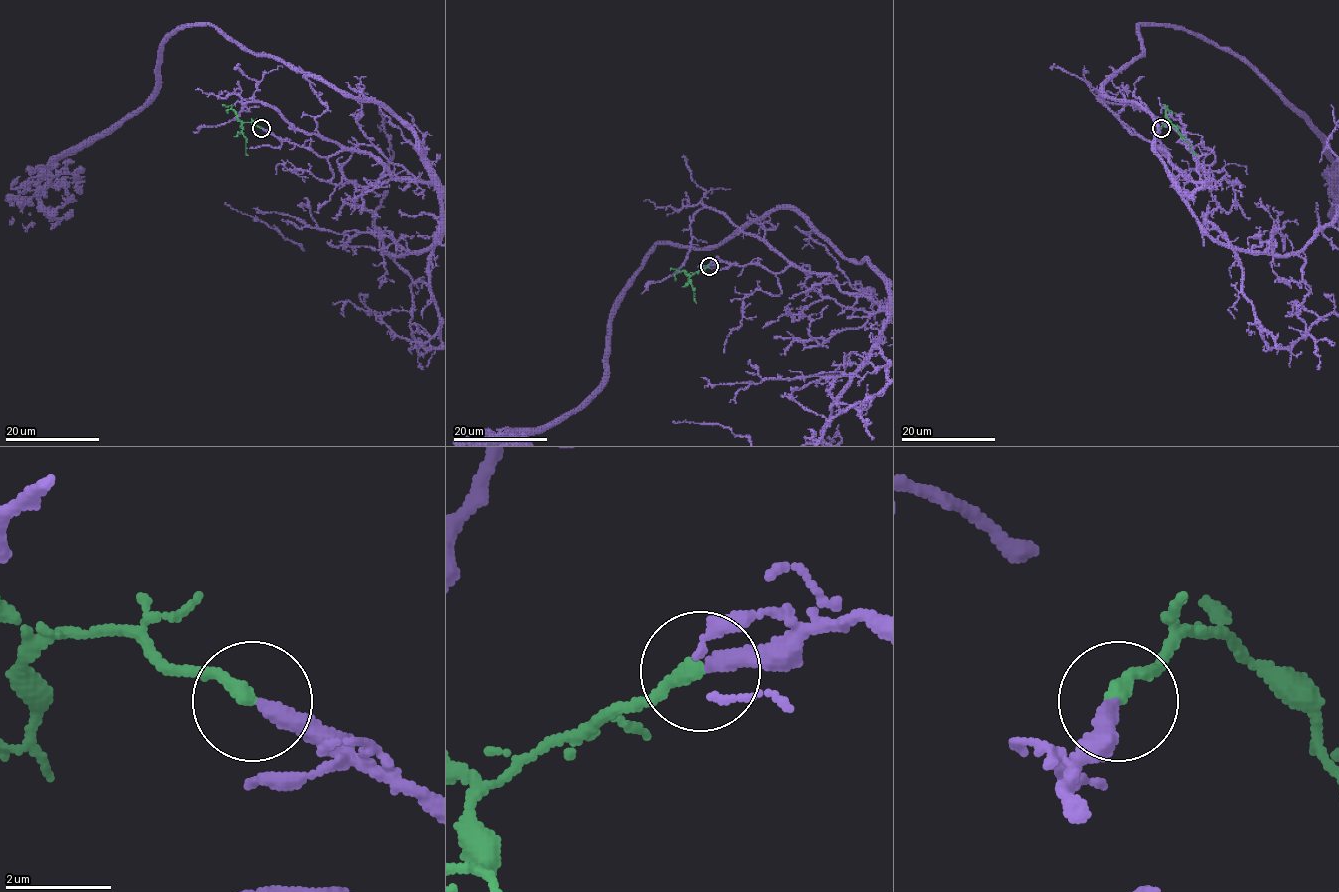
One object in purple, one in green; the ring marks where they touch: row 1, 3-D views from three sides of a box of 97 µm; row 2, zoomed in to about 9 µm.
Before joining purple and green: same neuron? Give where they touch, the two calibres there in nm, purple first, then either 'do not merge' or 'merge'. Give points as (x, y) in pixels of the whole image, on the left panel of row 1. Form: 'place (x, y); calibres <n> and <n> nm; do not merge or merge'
place (261, 128); calibres 320 and 300 nm; merge

